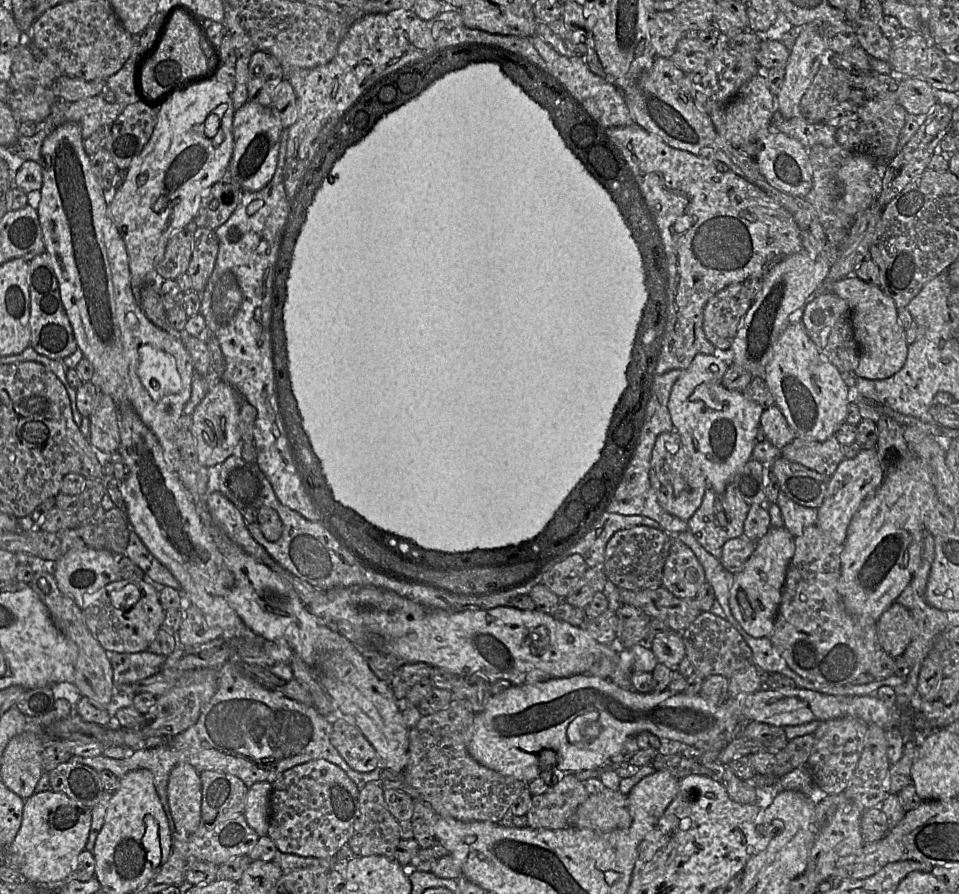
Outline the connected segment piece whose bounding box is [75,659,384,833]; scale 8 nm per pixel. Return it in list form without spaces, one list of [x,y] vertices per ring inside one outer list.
[[[230,659],[218,669],[217,690],[203,707],[198,721],[182,733],[168,738],[164,745],[135,750],[126,758],[116,759],[104,755],[76,756],[75,761],[93,768],[98,773],[109,770],[119,779],[134,770],[151,771],[172,833],[175,829],[167,787],[170,773],[179,763],[192,765],[198,773],[211,770],[231,774],[248,788],[262,781],[272,784],[286,770],[318,759],[337,765],[360,790],[370,782],[380,781],[384,770],[380,765],[371,772],[361,773],[353,770],[341,757],[331,743],[332,720],[319,714],[313,706],[264,688],[245,674],[243,664],[247,663]]]

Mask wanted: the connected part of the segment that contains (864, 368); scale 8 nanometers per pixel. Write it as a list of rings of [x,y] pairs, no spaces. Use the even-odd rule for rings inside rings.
[[[855,275],[834,282],[830,291],[844,299],[850,308],[851,325],[859,349],[859,363],[854,372],[856,376],[884,379],[897,373],[906,362],[908,343],[893,299],[879,286],[868,284]]]

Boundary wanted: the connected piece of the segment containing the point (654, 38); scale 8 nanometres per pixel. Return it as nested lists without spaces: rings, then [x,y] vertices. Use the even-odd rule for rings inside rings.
[[[656,11],[651,20],[651,43],[657,56],[670,58],[681,38],[686,35],[673,11]]]

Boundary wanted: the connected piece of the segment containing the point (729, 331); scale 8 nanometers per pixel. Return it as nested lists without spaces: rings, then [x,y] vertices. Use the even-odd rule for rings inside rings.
[[[742,283],[728,285],[707,301],[703,311],[703,330],[716,349],[731,347],[752,303]]]

